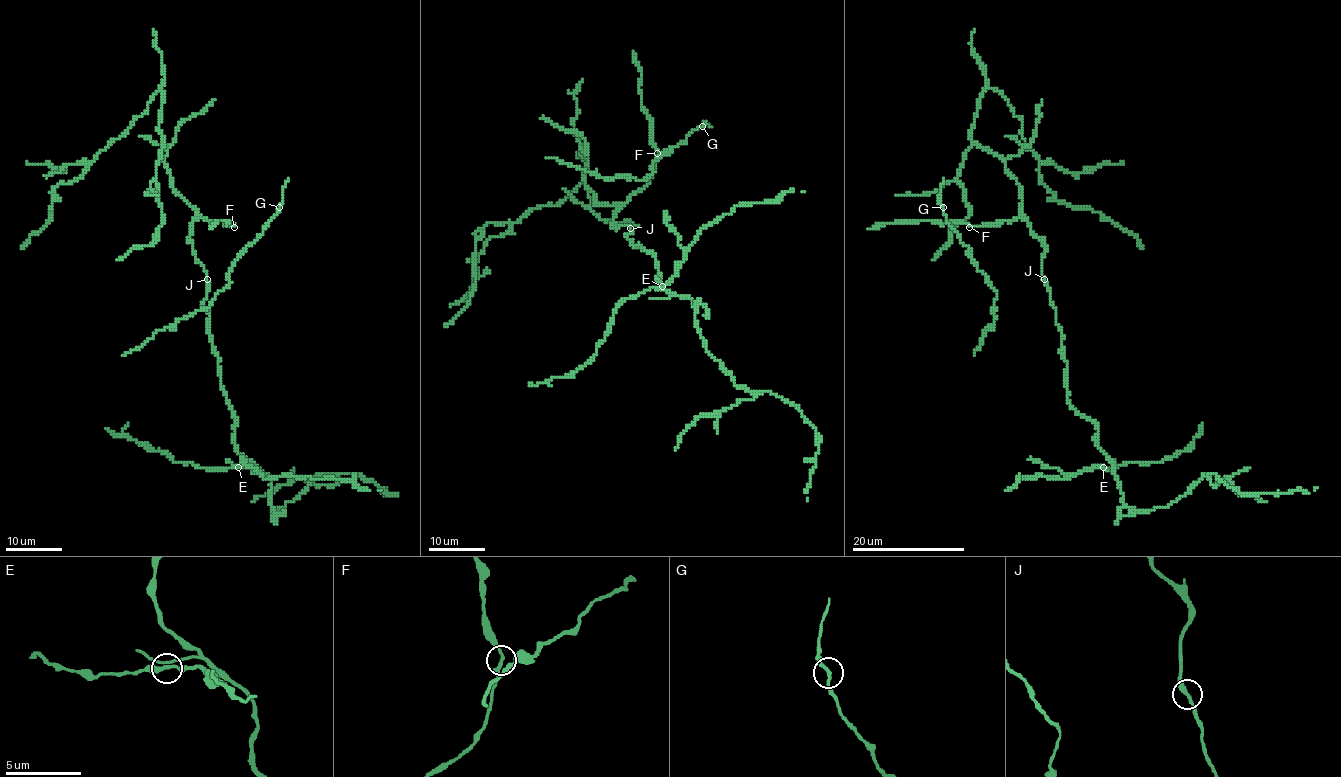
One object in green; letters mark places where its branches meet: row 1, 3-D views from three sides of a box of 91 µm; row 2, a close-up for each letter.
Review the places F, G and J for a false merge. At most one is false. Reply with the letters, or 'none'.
none

